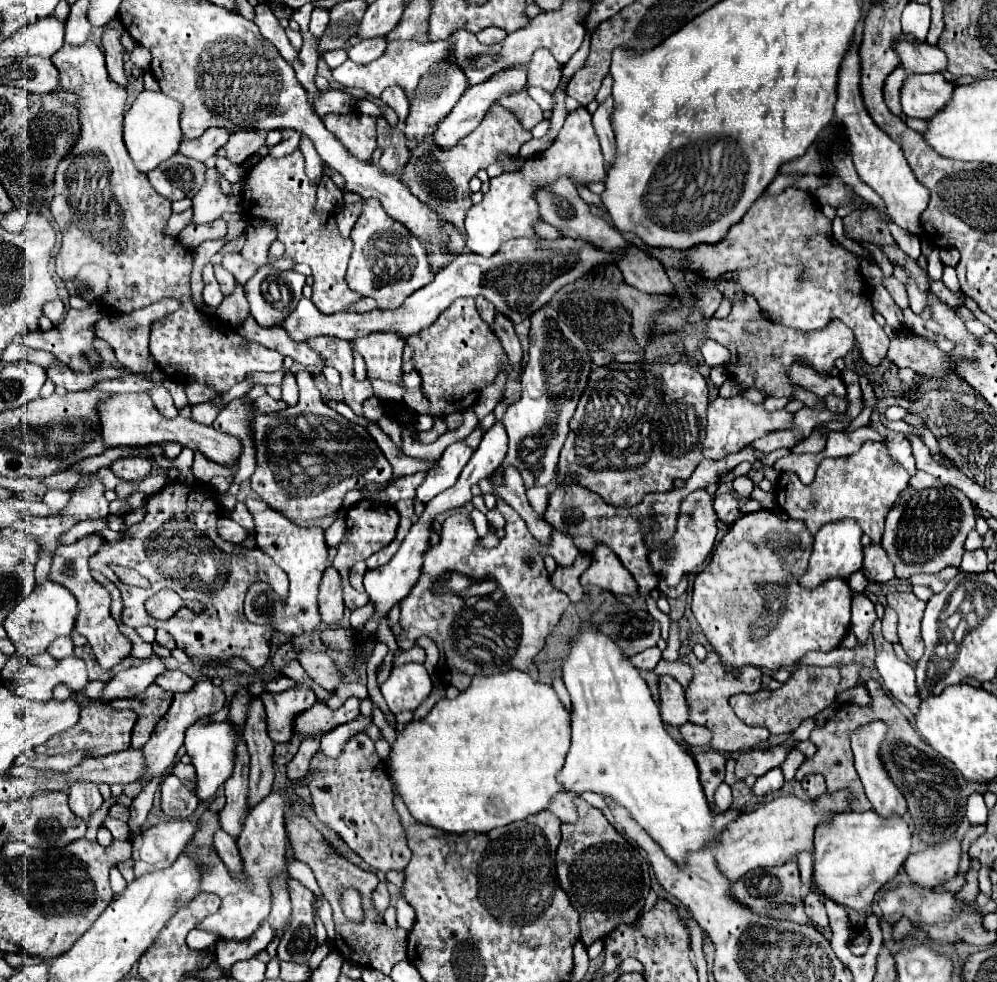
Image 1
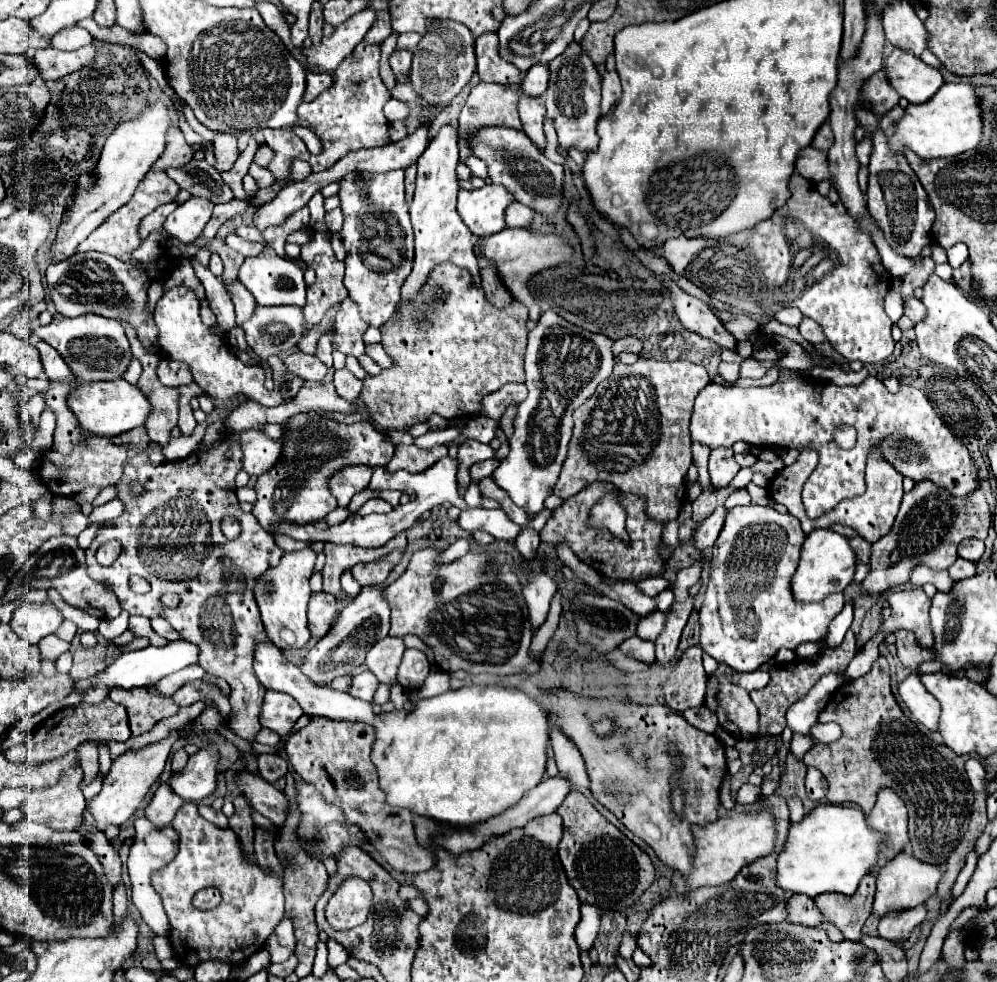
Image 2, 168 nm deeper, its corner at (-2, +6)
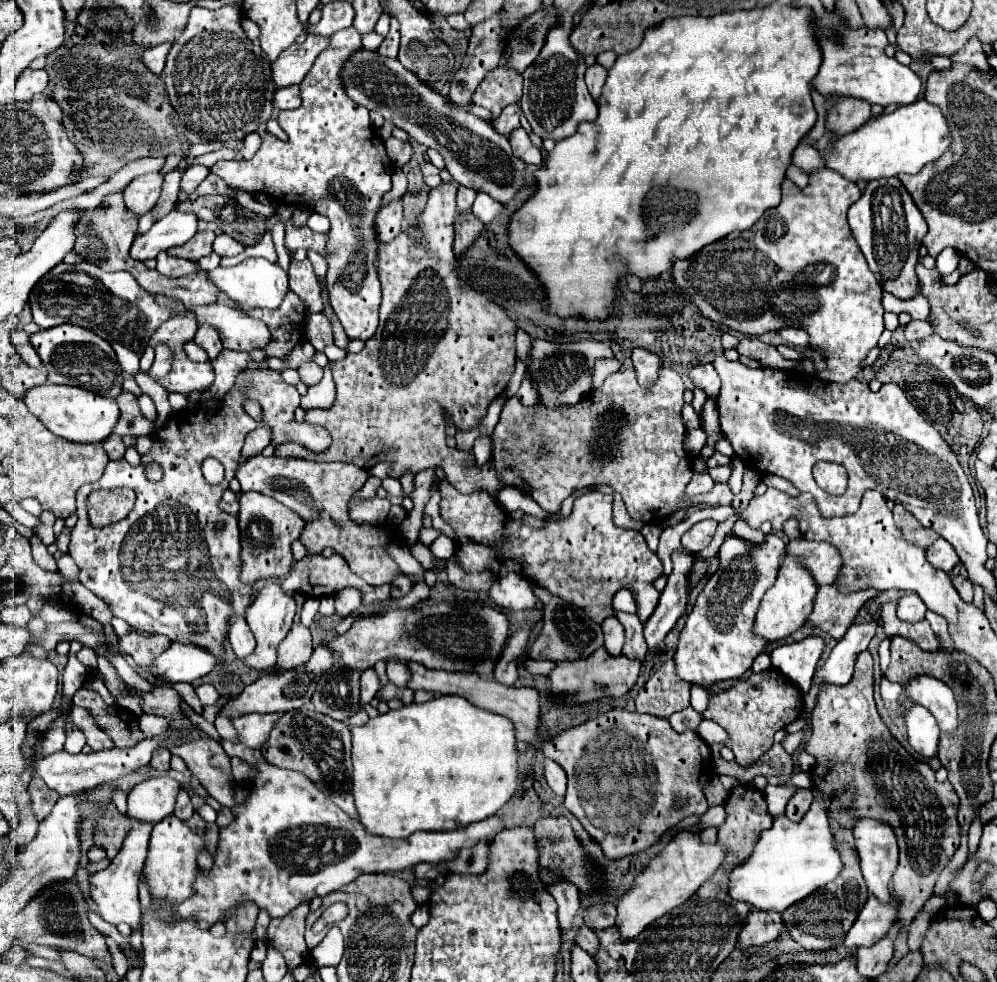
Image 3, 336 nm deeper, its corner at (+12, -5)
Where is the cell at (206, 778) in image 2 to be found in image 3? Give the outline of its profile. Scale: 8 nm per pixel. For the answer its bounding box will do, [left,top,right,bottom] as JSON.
[128,777,182,823]

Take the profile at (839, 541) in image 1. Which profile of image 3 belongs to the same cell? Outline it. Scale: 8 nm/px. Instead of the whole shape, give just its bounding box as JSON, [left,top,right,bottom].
[754,555,818,643]

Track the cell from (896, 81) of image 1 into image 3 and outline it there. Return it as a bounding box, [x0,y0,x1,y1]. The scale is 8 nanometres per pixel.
[826,97,872,135]

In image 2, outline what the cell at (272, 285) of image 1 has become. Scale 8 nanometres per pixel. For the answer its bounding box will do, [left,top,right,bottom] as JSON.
[238,246,306,306]

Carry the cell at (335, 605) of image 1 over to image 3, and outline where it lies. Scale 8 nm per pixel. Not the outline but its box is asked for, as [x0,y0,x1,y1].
[276,623,312,671]

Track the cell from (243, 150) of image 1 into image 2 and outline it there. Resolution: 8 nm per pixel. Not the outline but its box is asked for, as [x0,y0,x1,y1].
[212,134,240,172]

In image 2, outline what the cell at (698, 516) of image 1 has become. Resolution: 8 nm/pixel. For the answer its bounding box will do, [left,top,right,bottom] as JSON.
[692,442,711,486]

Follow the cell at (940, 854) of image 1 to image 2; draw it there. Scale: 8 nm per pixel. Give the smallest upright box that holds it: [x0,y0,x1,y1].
[872,852,942,920]

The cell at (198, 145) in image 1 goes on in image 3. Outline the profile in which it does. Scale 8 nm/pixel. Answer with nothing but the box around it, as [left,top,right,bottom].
[124,173,164,217]

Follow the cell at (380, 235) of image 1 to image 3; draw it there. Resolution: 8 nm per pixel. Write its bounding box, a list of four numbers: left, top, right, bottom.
[212,27,394,341]

